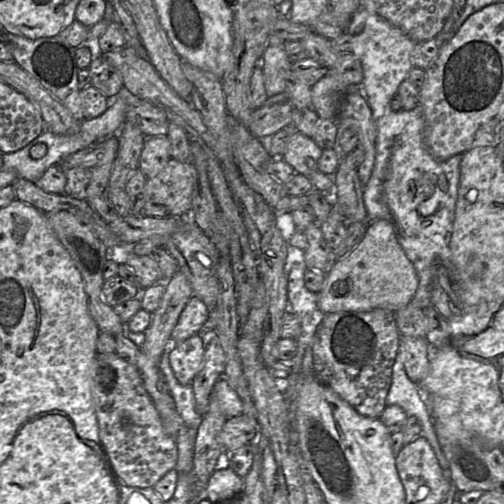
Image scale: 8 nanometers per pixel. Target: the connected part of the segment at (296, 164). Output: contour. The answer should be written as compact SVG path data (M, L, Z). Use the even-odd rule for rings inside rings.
M294 130L282 158L293 168L295 173L309 177L318 170L318 160L322 149L311 137Z

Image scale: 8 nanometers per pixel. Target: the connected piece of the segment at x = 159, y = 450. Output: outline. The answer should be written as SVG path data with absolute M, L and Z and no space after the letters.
M113 353L97 354L92 376L92 399L99 438L110 466L127 486L152 488L177 462L177 447L144 386L136 365Z

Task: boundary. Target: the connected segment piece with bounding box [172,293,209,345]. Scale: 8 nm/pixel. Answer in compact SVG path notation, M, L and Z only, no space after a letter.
M193 293L172 331L172 345L199 333L208 316L209 311L204 301Z

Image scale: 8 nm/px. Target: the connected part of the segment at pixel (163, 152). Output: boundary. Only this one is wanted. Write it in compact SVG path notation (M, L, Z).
M166 135L146 137L138 167L146 179L154 178L170 159L170 141Z

